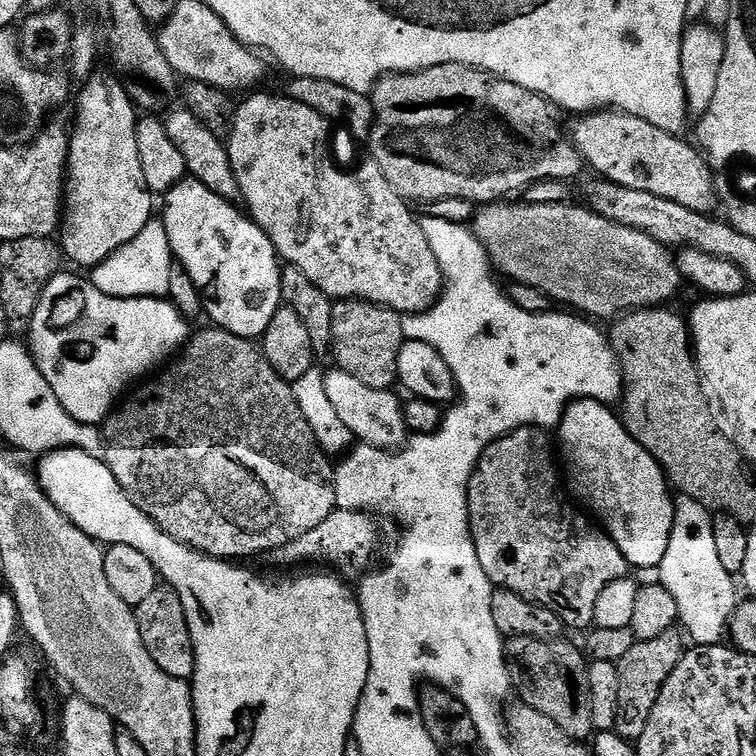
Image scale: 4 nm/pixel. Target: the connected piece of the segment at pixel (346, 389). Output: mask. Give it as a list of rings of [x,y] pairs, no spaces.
[[[339,370],[330,371],[325,375],[326,394],[338,418],[350,430],[360,444],[368,444],[372,448],[396,450],[409,439],[410,433],[404,421],[404,404],[392,390],[374,390],[366,386],[366,382],[358,382],[354,374]]]

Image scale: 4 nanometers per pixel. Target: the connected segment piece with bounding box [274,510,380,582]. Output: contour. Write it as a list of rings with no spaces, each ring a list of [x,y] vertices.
[[[337,510],[330,514],[330,518],[326,518],[326,522],[322,522],[322,526],[310,530],[310,534],[302,534],[302,538],[290,542],[284,548],[277,548],[274,559],[280,564],[304,564],[307,560],[321,560],[329,564],[324,566],[335,570],[341,577],[352,582],[359,581],[369,571],[368,559],[375,554],[376,543],[380,540],[372,520],[375,519],[366,512]]]

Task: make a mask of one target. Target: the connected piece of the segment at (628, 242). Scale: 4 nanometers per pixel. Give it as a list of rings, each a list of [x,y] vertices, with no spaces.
[[[512,202],[483,205],[477,211],[480,213],[476,221],[471,221],[472,233],[478,242],[482,242],[493,269],[501,277],[509,276],[509,281],[534,286],[534,290],[542,290],[542,294],[549,296],[557,305],[565,304],[568,307],[565,309],[575,310],[597,321],[611,321],[638,308],[667,305],[667,300],[674,299],[682,285],[677,257],[663,244],[654,242],[650,234],[642,234],[642,230],[610,222],[587,206],[508,203]]]

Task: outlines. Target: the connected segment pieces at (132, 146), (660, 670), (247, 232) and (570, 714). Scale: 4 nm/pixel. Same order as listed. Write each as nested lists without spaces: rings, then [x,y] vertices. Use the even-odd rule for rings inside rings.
[[[93,75],[81,87],[85,88],[76,104],[76,129],[73,127],[70,132],[66,169],[70,177],[66,215],[58,236],[63,255],[67,259],[69,256],[77,269],[85,270],[95,268],[110,258],[114,250],[138,238],[142,226],[154,216],[154,196],[148,191],[142,174],[142,158],[138,158],[137,105],[119,75],[100,75]]]
[[[673,630],[658,638],[650,638],[636,643],[634,650],[626,653],[618,665],[620,670],[620,709],[615,733],[623,740],[635,742],[642,738],[646,730],[646,722],[650,722],[650,714],[654,710],[654,702],[658,702],[658,694],[662,694],[662,686],[666,686],[666,678],[674,674],[674,666],[684,657],[685,641],[680,641],[681,633]]]
[[[181,180],[163,200],[162,219],[173,257],[194,278],[204,303],[204,316],[230,334],[263,337],[275,312],[282,307],[282,261],[270,238],[233,201],[214,194],[197,180]]]
[[[513,636],[507,641],[506,655],[508,658],[508,673],[512,679],[515,695],[523,703],[529,704],[538,714],[546,714],[546,718],[554,718],[560,729],[566,730],[570,738],[584,742],[594,732],[594,706],[590,698],[590,678],[588,677],[589,661],[585,653],[580,652],[572,644],[567,644],[567,639],[535,640]]]

